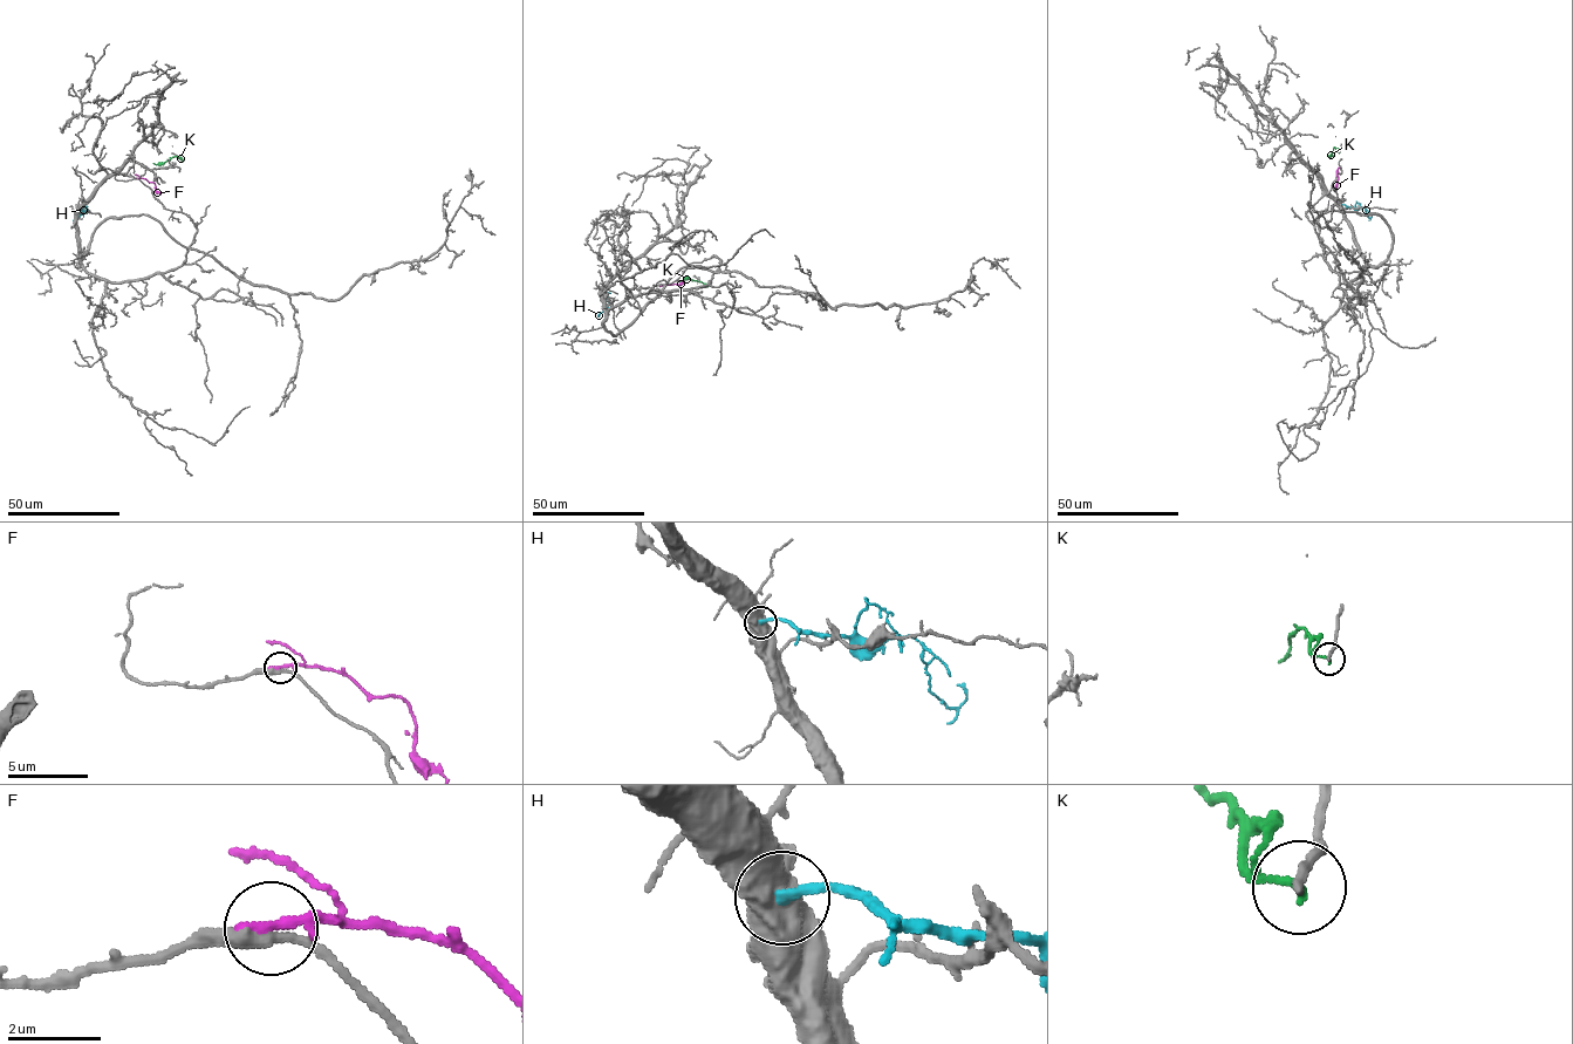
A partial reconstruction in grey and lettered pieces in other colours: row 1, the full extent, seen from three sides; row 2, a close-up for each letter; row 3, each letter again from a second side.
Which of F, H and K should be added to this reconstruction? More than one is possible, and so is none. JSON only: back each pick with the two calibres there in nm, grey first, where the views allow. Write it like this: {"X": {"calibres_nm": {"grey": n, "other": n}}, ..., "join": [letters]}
{"join": []}

